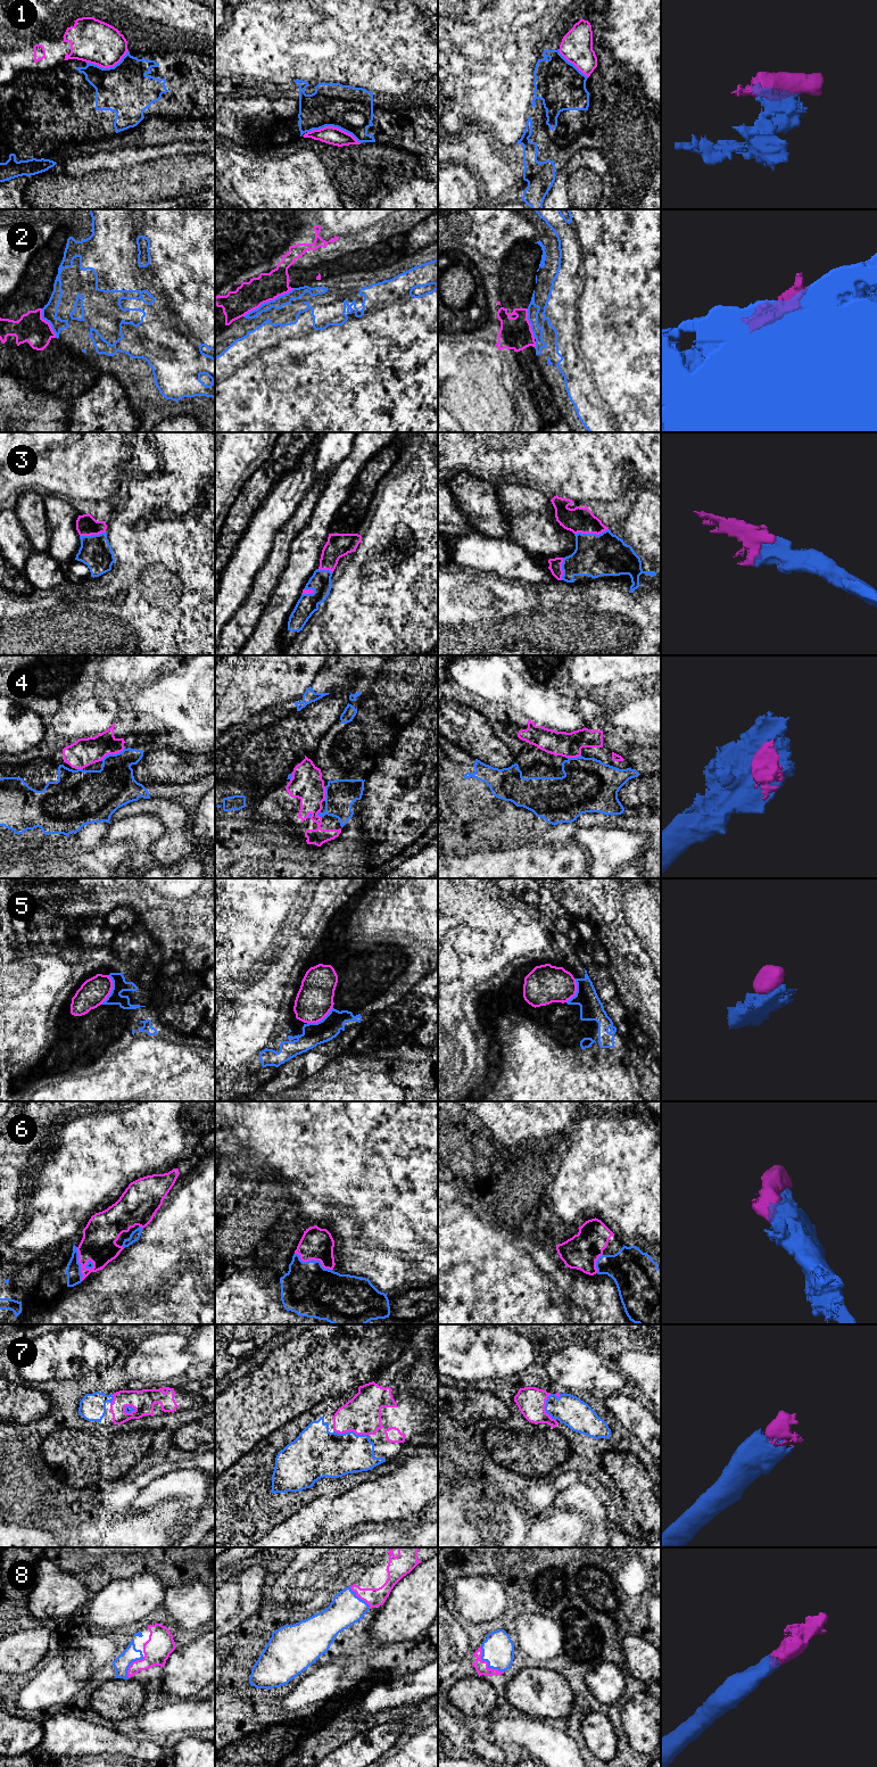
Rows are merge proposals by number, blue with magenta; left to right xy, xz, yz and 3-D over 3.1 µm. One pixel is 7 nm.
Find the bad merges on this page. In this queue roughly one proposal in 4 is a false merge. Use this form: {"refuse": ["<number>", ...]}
{"refuse": ["1", "2", "4"]}

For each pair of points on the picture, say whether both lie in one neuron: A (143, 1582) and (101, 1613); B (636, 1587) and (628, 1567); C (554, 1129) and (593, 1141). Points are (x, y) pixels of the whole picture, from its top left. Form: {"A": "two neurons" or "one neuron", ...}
{"A": "one neuron", "B": "one neuron", "C": "two neurons"}

